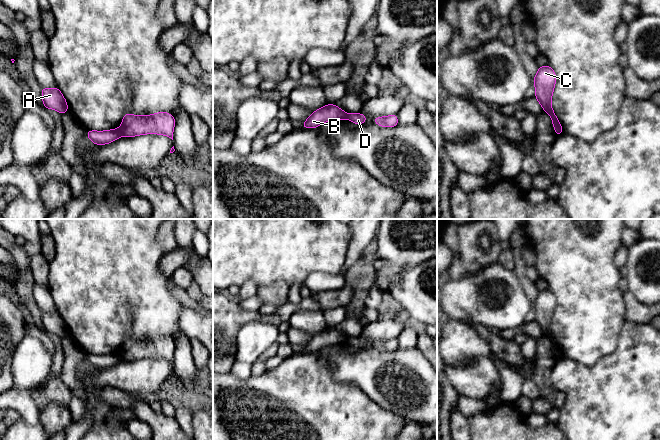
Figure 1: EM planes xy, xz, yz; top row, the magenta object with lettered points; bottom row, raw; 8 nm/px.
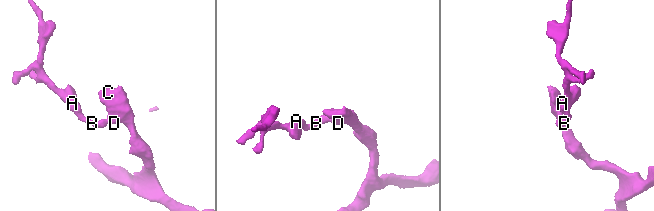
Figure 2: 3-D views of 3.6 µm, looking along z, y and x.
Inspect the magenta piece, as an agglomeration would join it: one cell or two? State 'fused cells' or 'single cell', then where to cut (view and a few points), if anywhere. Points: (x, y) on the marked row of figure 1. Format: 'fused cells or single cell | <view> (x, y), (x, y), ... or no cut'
fused cells | xy (119, 129), (122, 134)

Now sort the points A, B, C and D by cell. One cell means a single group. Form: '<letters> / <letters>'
A B / C D

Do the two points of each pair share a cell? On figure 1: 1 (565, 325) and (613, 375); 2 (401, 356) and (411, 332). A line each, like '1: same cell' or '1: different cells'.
1: different cells
2: different cells

